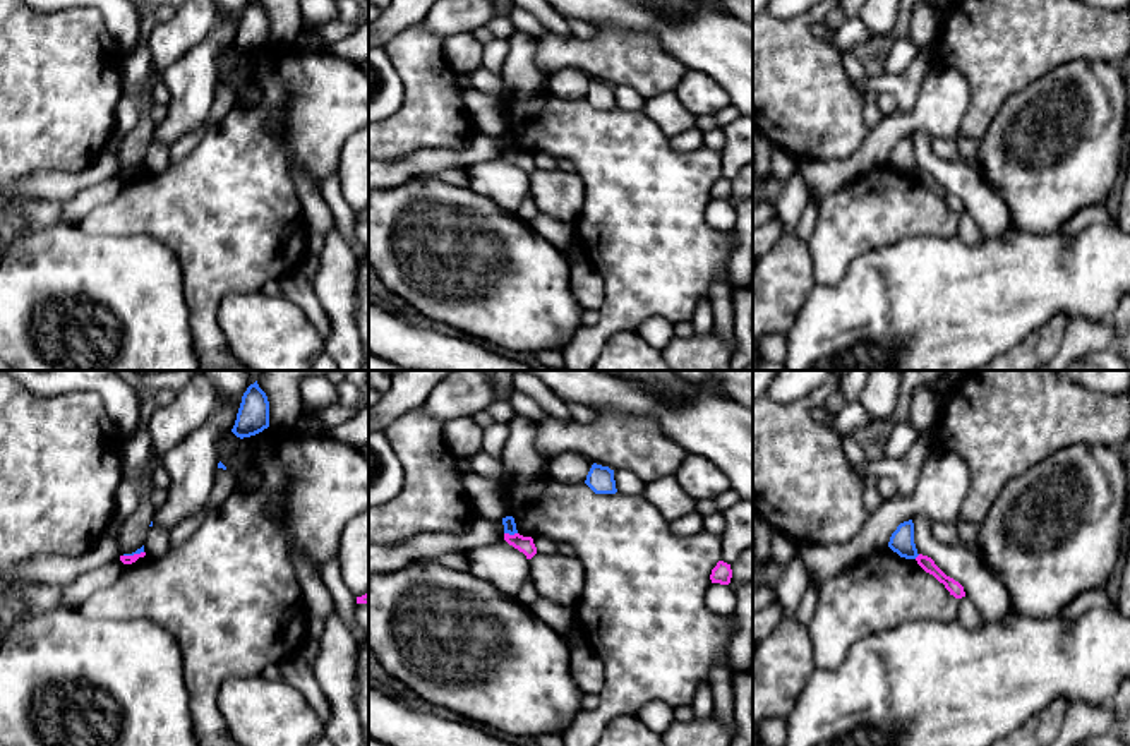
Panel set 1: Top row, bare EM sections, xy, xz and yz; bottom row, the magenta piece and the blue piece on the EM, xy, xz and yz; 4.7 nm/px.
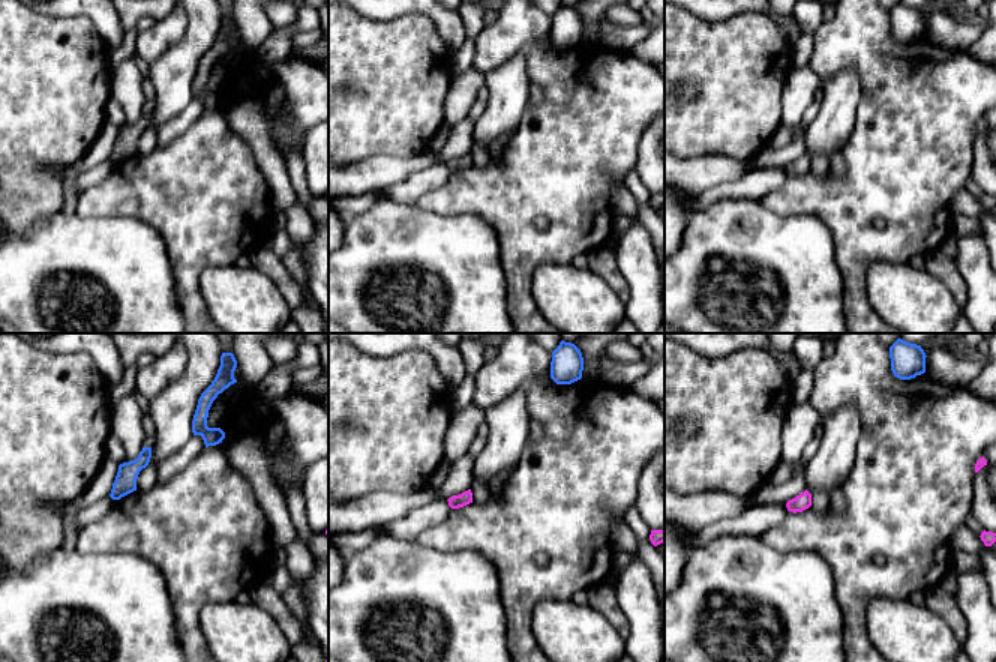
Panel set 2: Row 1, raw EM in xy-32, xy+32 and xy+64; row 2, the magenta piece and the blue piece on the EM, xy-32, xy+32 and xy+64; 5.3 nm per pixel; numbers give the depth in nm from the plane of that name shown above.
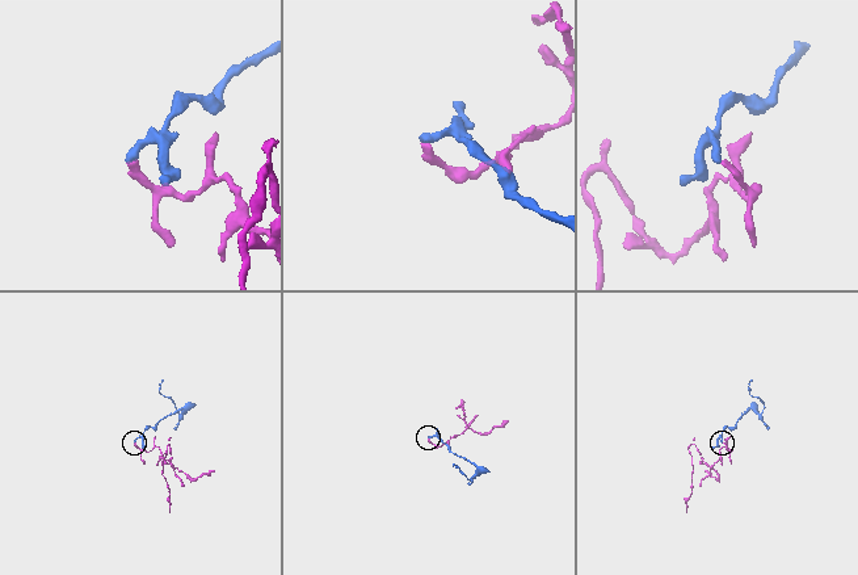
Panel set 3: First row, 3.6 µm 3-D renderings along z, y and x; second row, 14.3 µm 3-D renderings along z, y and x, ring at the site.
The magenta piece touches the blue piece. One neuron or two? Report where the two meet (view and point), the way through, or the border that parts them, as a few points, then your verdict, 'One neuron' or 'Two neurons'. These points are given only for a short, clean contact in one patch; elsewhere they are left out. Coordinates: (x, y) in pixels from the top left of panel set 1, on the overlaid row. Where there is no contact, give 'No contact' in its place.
Touches magenta at xz (511, 535). Boundary: xz (504, 532), (516, 534). Two neurons

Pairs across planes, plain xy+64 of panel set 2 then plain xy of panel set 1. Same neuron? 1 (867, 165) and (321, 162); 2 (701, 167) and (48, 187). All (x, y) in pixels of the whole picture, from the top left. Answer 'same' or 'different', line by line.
1: same
2: same

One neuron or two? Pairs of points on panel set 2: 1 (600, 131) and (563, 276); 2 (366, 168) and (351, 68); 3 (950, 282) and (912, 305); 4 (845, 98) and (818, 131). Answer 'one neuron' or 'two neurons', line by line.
1: two neurons
2: two neurons
3: two neurons
4: one neuron

